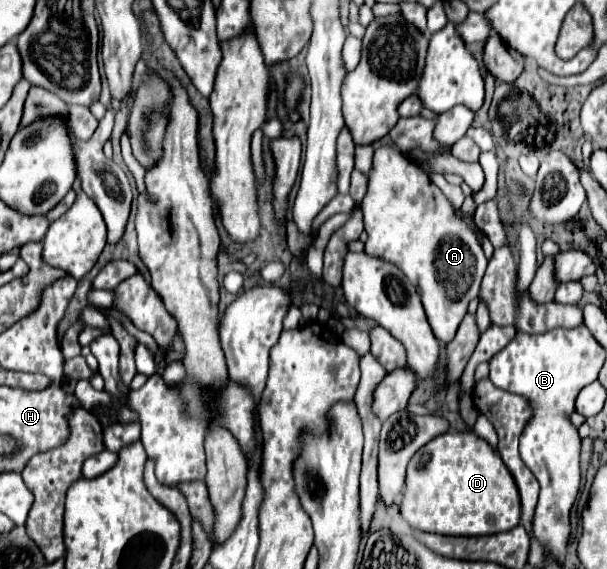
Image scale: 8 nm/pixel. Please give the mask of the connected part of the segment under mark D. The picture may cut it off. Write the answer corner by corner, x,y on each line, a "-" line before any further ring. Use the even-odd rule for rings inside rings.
447,431
421,447
407,467
403,519
417,531
441,535
495,535
521,521
521,497
497,451
471,431

